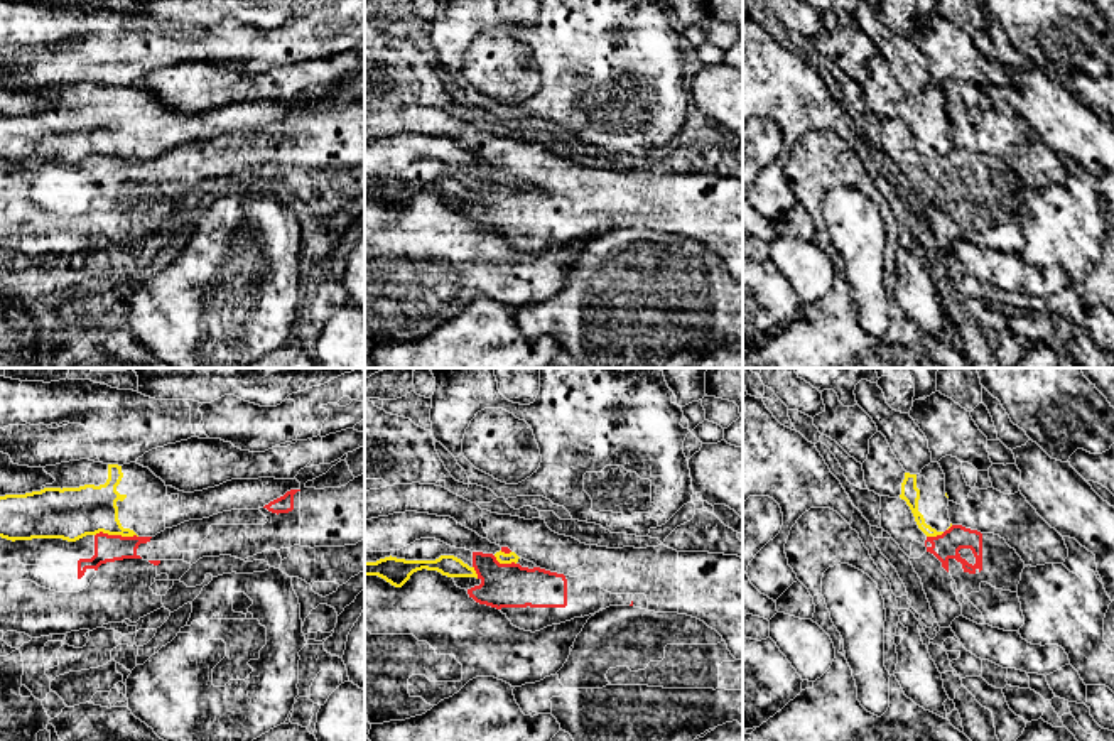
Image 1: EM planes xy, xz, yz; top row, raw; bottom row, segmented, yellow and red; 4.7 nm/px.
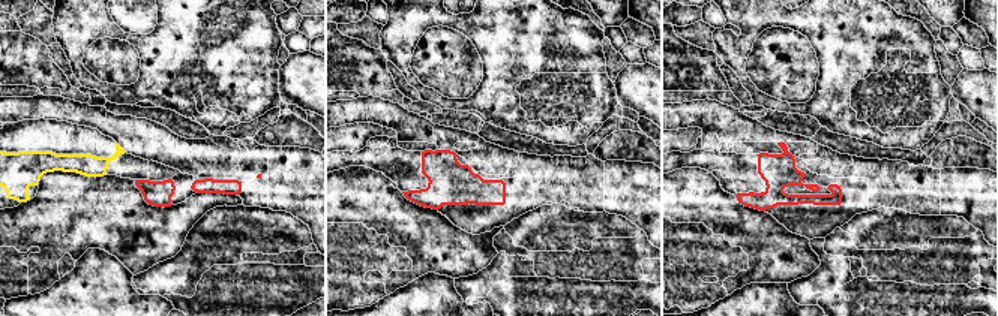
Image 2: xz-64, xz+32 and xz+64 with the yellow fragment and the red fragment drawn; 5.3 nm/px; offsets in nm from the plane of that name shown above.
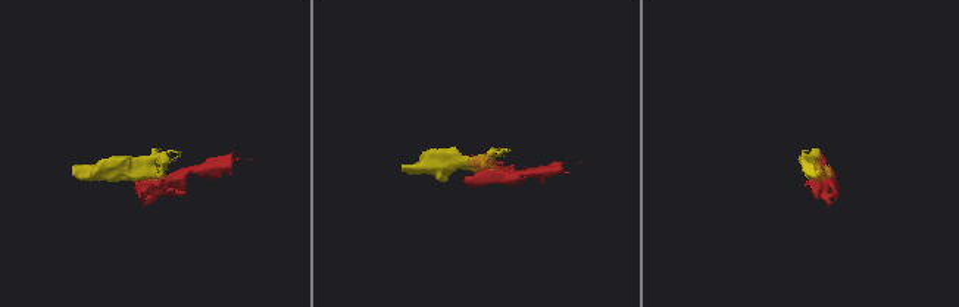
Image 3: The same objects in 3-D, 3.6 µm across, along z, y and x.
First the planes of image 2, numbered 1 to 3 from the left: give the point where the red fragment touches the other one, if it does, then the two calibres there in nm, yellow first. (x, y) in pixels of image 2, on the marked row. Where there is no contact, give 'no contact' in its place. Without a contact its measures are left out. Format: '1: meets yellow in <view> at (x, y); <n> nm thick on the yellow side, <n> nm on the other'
1: no contact
2: no contact
3: no contact

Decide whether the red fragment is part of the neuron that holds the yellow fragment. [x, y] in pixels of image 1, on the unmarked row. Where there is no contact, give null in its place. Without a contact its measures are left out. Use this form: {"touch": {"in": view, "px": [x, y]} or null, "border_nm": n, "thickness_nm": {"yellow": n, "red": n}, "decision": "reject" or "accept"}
{"touch": {"in": "xy", "px": [117, 156]}, "border_nm": 200, "thickness_nm": {"yellow": 260, "red": 130}, "decision": "reject"}

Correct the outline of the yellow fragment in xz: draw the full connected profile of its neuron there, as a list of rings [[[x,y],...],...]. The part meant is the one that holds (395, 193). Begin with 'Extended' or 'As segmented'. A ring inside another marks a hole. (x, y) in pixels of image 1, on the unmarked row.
As segmented. [[[441,177],[435,182],[405,182],[397,179],[385,179],[376,184],[365,184],[365,199],[378,197],[395,209],[402,209],[417,192],[437,192],[447,199],[476,199],[474,189],[469,189],[454,177]]]

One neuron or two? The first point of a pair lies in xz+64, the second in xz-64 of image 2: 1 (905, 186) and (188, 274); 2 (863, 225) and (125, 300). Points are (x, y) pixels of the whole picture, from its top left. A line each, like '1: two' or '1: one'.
1: two
2: two

